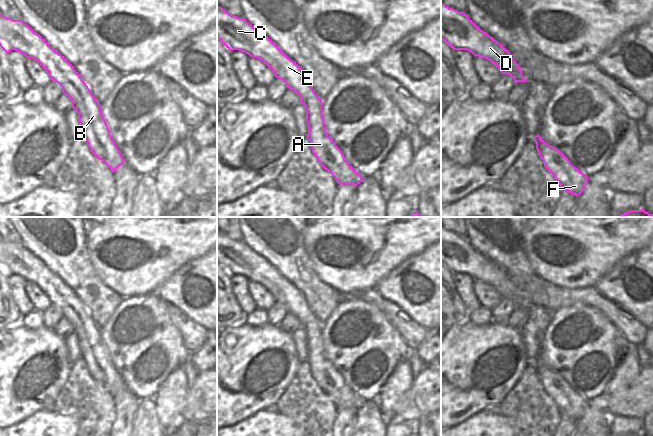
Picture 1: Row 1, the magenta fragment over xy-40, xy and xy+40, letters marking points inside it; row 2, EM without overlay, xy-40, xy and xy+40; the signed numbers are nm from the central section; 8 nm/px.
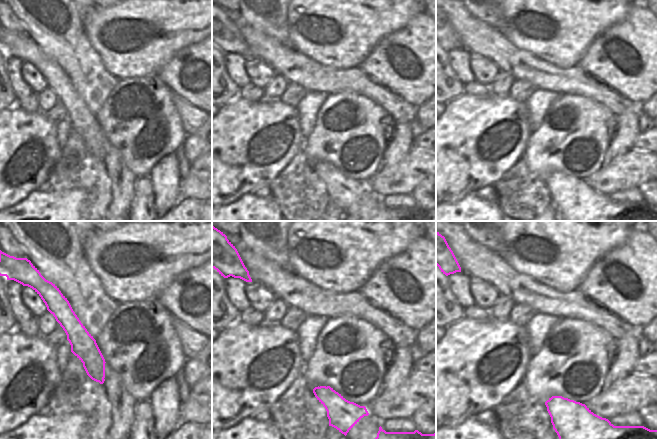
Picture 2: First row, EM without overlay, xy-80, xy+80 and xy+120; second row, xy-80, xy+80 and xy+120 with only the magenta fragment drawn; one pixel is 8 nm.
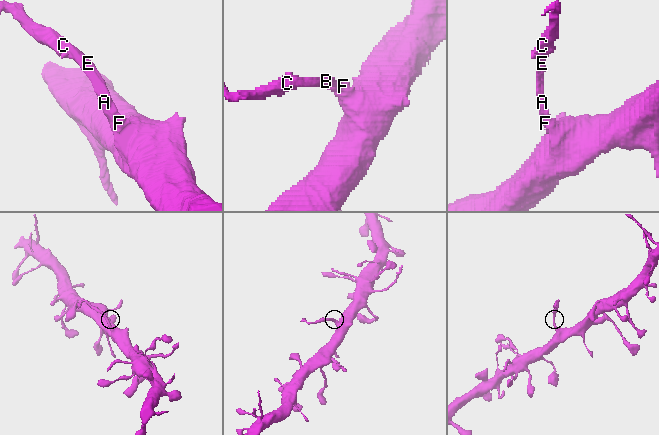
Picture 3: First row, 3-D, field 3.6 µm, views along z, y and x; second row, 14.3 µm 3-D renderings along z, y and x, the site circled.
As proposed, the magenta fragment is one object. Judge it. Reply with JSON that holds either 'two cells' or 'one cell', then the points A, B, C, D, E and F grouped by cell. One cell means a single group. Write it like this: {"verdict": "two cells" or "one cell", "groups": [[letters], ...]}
{"verdict": "two cells", "groups": [["A", "B", "C", "D", "E"], ["F"]]}

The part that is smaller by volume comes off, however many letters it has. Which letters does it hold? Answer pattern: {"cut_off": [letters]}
{"cut_off": ["A", "B", "C", "D", "E"]}

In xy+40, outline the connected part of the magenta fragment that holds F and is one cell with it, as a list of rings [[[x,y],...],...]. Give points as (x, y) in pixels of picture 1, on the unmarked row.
[[[555,375],[552,379],[555,383],[543,384],[544,391],[556,403],[560,409],[560,415],[565,414],[579,420],[588,405],[588,401],[573,390],[560,375]]]

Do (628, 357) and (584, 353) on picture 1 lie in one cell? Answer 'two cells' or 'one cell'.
two cells

